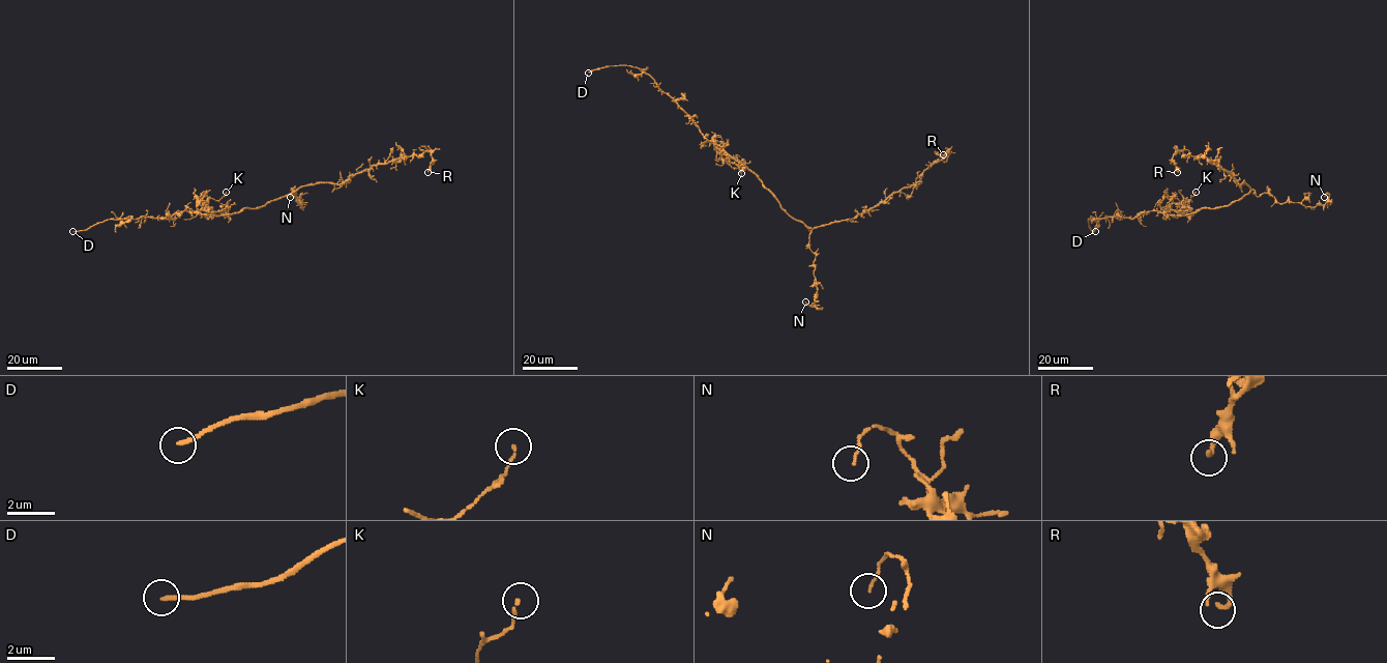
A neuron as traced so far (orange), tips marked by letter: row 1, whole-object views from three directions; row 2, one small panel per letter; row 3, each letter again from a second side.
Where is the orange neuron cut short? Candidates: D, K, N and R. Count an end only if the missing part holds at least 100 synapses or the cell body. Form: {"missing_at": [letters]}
{"missing_at": ["D"]}

